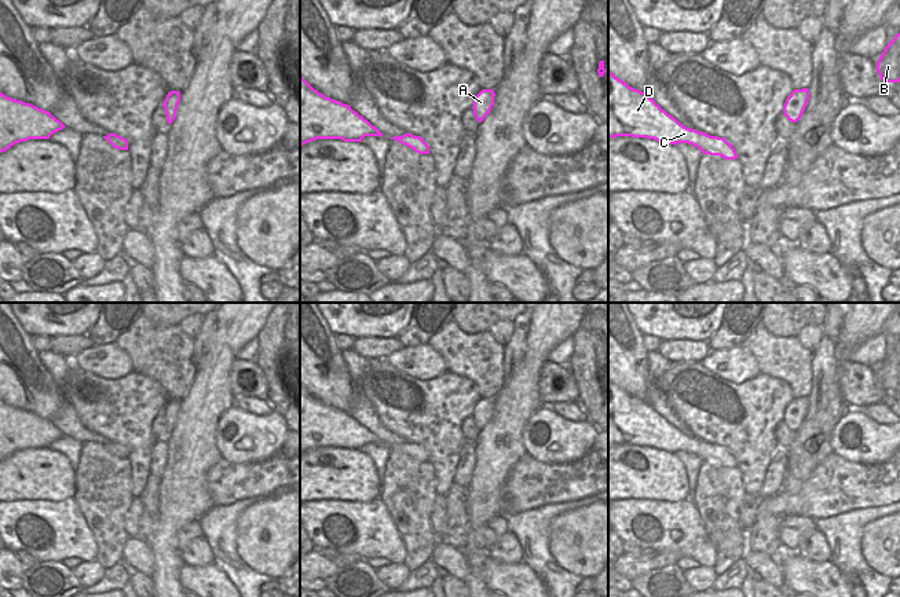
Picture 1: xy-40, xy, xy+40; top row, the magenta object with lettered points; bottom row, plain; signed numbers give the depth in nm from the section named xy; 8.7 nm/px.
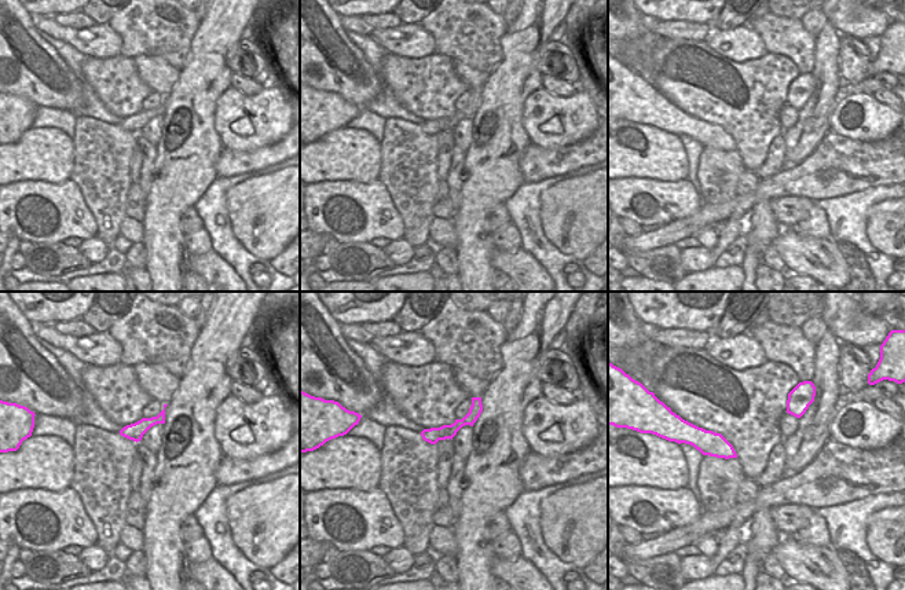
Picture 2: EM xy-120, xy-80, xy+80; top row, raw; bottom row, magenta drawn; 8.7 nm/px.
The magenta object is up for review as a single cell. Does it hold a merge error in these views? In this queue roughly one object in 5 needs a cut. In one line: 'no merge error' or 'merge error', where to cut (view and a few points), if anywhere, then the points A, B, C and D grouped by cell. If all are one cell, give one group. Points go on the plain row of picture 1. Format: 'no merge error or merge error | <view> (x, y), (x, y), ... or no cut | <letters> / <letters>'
no merge error | no cut | A B C D

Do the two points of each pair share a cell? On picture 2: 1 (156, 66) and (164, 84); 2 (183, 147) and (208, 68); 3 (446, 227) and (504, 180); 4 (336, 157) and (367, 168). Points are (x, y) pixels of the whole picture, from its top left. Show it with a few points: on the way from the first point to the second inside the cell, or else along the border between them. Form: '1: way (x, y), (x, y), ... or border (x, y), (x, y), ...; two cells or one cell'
1: way (156, 70), (162, 80); one cell
2: way (193, 128), (194, 95), (198, 87); one cell
3: border (450, 220), (455, 234), (454, 248); two cells
4: way (344, 157), (356, 157), (359, 160); one cell

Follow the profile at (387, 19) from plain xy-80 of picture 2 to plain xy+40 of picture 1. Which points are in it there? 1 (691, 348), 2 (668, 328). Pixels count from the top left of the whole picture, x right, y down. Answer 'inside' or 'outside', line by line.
1: inside
2: outside

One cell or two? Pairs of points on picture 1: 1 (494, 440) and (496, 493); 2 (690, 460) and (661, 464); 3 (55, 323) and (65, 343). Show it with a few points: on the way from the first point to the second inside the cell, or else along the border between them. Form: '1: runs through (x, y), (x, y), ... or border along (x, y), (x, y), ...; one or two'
1: runs through (494, 453), (494, 480); one
2: border along (674, 454), (686, 471), (688, 493); two
3: border along (87, 333), (54, 334), (50, 337); two

